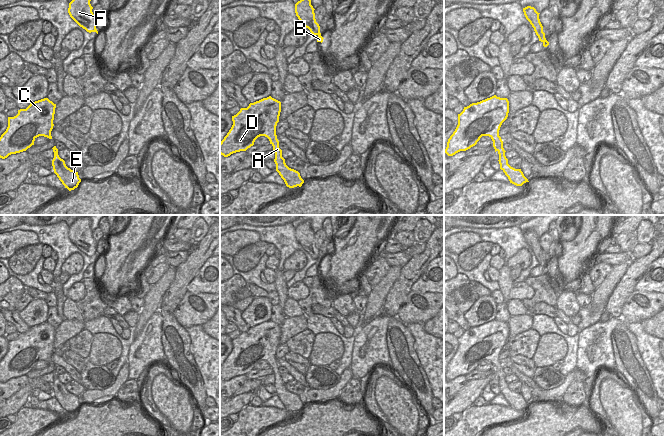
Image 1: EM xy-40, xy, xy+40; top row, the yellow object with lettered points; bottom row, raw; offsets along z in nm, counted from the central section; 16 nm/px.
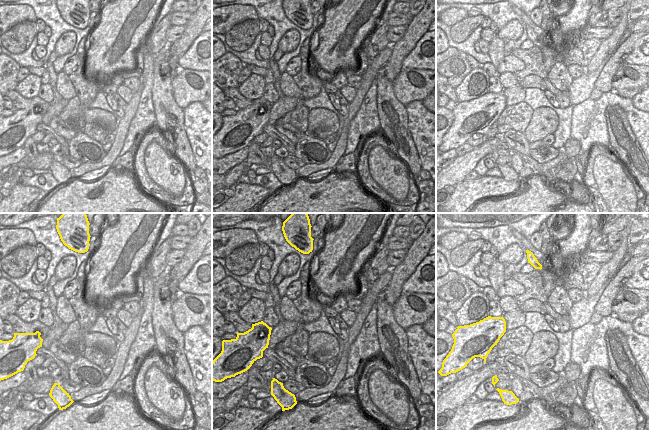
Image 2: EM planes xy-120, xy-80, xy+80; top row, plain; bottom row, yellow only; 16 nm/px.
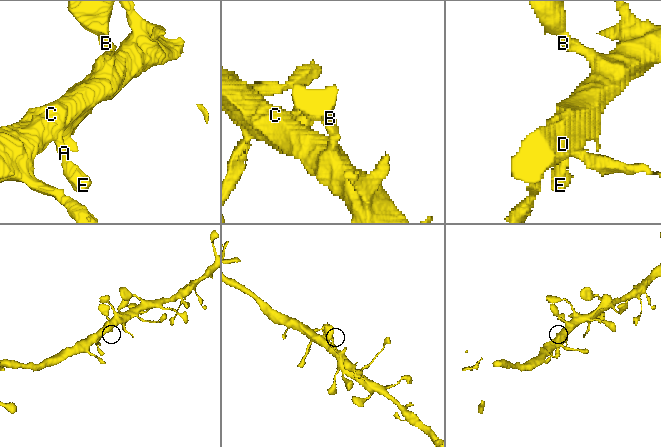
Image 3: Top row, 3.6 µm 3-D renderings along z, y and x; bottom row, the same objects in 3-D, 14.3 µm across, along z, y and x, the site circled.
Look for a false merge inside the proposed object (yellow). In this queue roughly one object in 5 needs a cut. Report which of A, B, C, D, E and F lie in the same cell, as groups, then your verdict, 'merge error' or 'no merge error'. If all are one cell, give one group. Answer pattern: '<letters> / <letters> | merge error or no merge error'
A B C D E F | no merge error

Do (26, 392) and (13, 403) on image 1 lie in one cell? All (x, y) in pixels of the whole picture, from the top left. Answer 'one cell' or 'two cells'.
one cell

